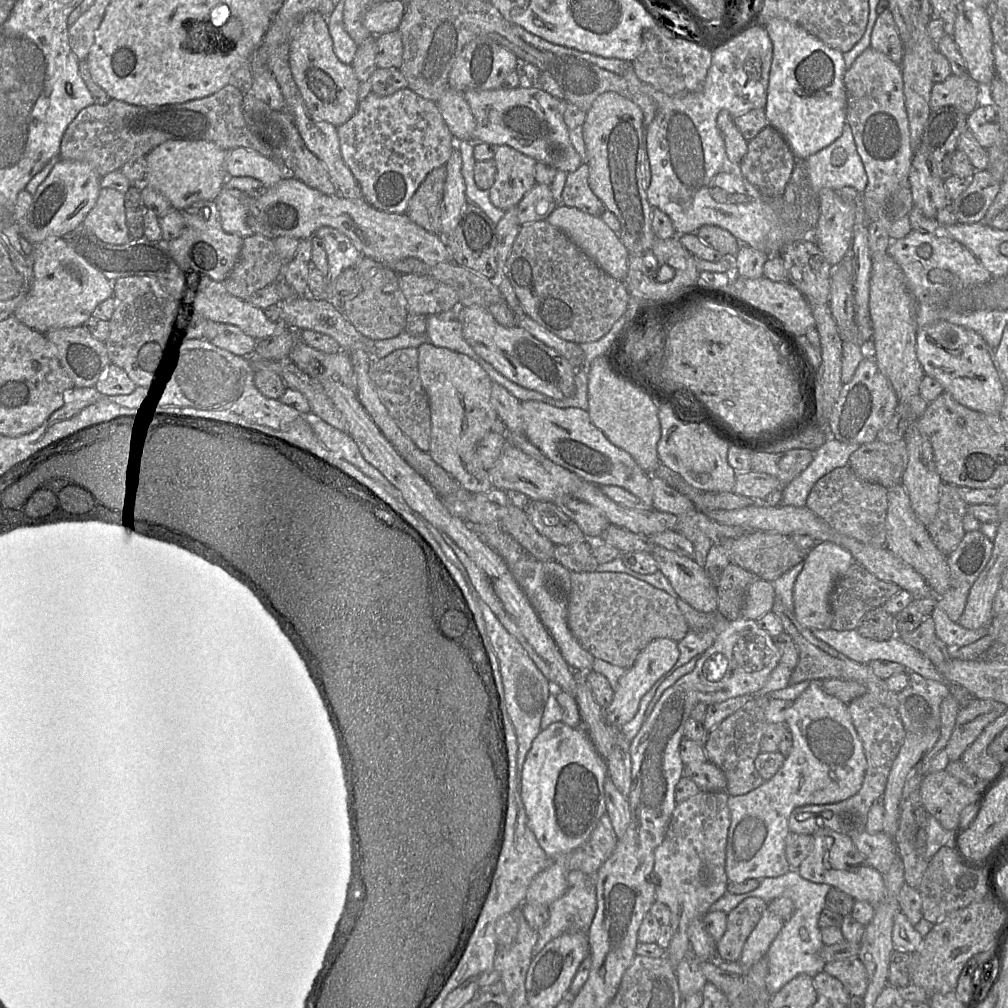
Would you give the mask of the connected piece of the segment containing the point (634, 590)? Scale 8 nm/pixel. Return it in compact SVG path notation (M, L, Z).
M571 572L571 592L567 622L571 633L584 649L595 658L628 669L640 652L656 638L670 638L676 642L689 631L676 598L664 590L620 572Z

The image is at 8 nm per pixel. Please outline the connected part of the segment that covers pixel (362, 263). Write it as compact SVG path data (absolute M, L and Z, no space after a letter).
M365 256L361 257L354 268L360 278L361 291L341 305L343 315L362 335L372 341L397 336L404 330L408 315L406 300L399 287L399 275L388 266Z

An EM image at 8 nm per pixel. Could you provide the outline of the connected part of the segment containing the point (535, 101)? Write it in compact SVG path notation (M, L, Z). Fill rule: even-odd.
M538 86L467 90L463 95L476 120L474 142L507 145L537 162L567 173L581 165L581 157L570 140L564 122L564 99L557 99Z

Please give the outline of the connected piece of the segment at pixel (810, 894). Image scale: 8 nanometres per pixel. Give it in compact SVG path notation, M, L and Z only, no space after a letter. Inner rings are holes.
M790 869L789 872L778 877L765 877L761 879L760 885L750 892L733 894L726 892L721 898L713 903L709 911L722 911L730 913L739 903L749 897L758 897L767 903L774 899L787 897L790 898L795 907L791 918L785 921L782 929L773 940L766 953L768 963L768 973L766 976L766 987L771 995L782 989L790 980L799 974L807 974L815 977L823 972L826 962L820 955L824 946L821 939L821 931L818 919L825 908L827 893L832 887L825 883L814 883L800 876L797 869Z

